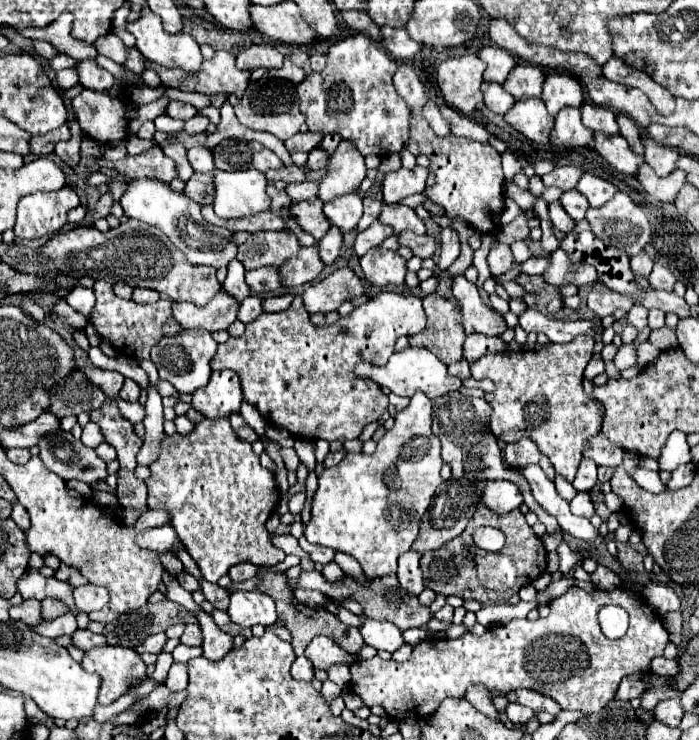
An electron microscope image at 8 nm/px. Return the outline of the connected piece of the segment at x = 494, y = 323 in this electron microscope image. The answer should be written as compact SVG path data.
M456 276L452 282L454 298L458 300L462 326L466 334L484 334L484 336L500 336L506 330L506 322L500 314L492 312L482 300L478 286L468 282L464 276Z

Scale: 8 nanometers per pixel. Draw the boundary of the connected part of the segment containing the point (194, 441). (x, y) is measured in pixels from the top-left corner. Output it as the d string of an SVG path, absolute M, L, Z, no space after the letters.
M204 418L190 434L164 434L160 442L160 456L150 464L150 470L152 476L146 480L148 508L162 508L172 512L172 526L176 528L182 544L186 546L186 552L194 558L208 582L218 582L220 576L224 576L234 564L240 562L272 566L284 560L286 554L272 544L266 530L266 520L274 514L280 500L274 474L260 466L260 460L248 442L234 438L228 418Z

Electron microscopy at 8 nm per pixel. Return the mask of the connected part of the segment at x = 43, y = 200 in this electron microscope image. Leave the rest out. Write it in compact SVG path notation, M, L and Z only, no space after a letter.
M64 186L58 192L34 192L20 200L14 234L18 238L40 238L66 224L66 212L80 204L78 194Z

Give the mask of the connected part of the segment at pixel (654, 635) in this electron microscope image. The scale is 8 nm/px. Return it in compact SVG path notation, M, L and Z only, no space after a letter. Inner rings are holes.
M570 588L560 598L550 602L548 618L530 620L512 620L504 626L488 628L482 636L474 636L472 632L462 634L460 638L440 638L440 640L424 640L414 646L412 656L406 662L382 660L378 656L370 660L358 660L350 666L350 690L358 694L366 706L382 706L390 718L428 718L432 716L444 698L464 698L470 684L484 684L490 690L490 698L494 694L506 696L518 688L530 688L542 692L556 700L562 710L578 710L582 714L600 712L616 694L618 684L624 676L634 672L646 672L650 668L650 660L654 656L662 656L664 646L668 644L668 632L660 620L660 616L650 610L650 606L638 596L630 594L626 588L616 588L612 592L598 590L596 594L588 594L582 588ZM606 604L622 606L630 614L628 632L620 640L608 640L598 624L598 610Z

